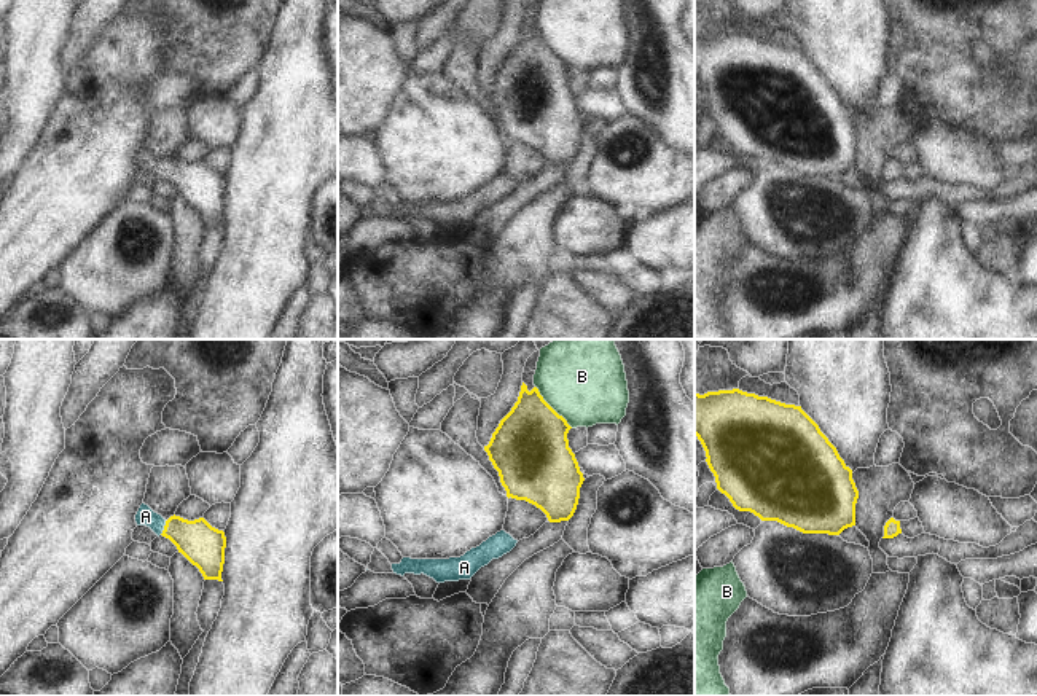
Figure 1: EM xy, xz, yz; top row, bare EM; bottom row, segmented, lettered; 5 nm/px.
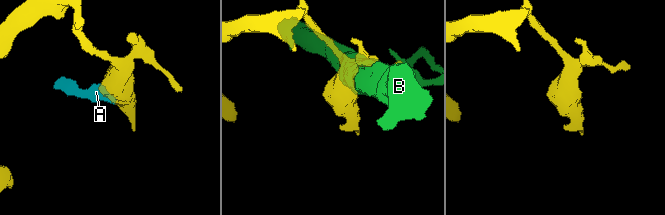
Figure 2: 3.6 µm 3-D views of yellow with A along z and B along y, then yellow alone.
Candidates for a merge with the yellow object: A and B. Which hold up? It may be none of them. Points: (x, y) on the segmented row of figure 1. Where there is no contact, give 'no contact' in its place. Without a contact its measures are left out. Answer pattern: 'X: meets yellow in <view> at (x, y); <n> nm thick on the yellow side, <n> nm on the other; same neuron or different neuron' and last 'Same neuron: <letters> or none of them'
A: meets yellow in xy at (164, 527); 220 nm thick on the yellow side, 100 nm on the other; same neuron
B: meets yellow in xz at (550, 406); 400 nm thick on the yellow side, 440 nm on the other; different neuron
Same neuron: A

